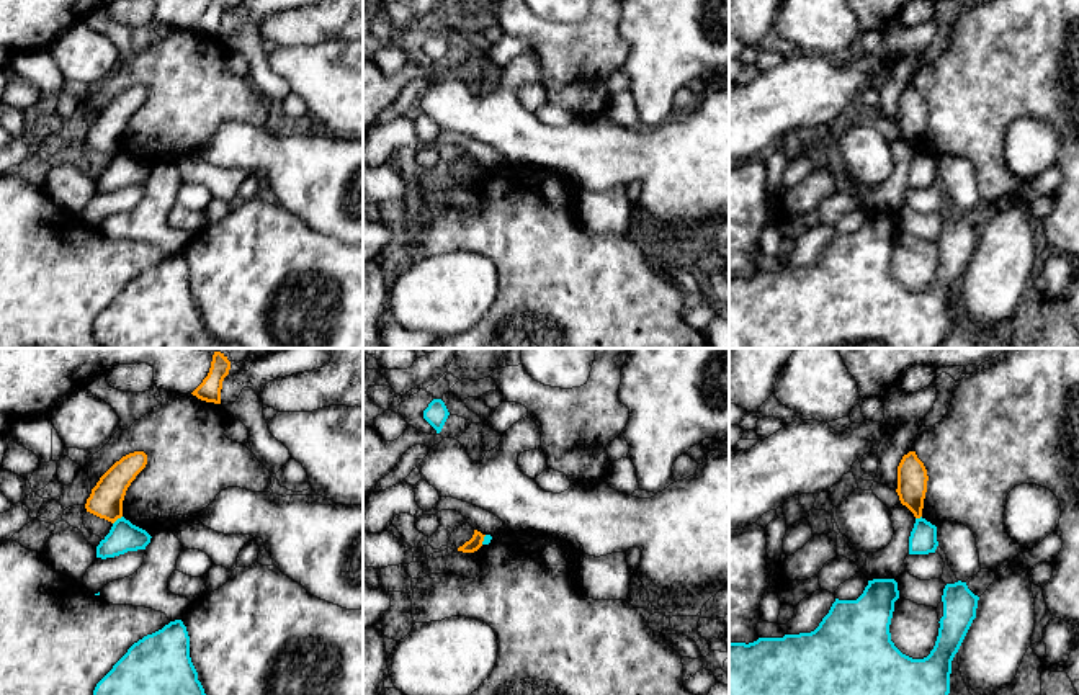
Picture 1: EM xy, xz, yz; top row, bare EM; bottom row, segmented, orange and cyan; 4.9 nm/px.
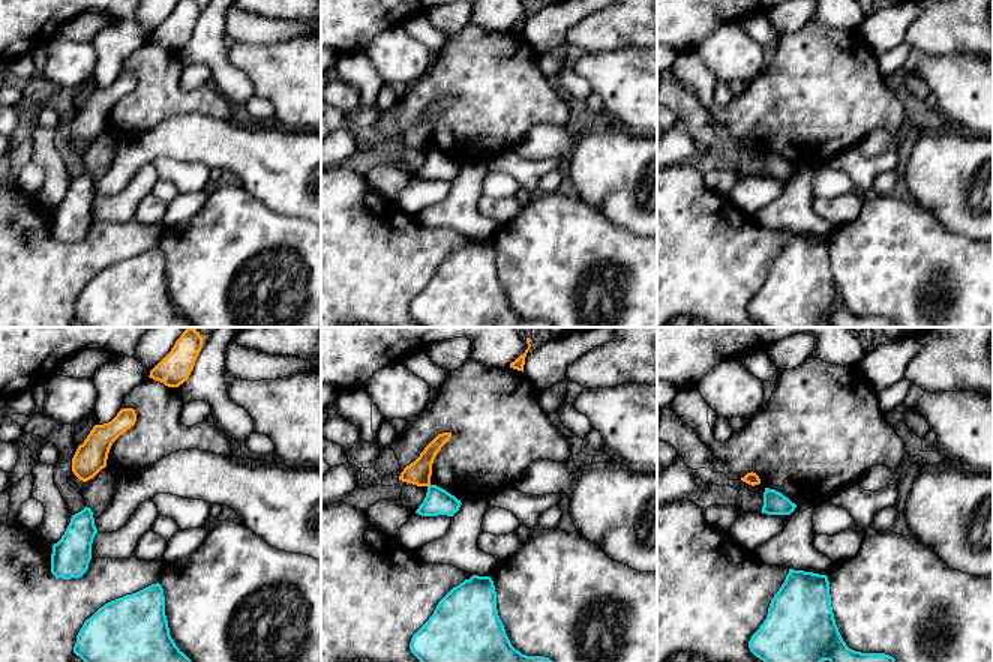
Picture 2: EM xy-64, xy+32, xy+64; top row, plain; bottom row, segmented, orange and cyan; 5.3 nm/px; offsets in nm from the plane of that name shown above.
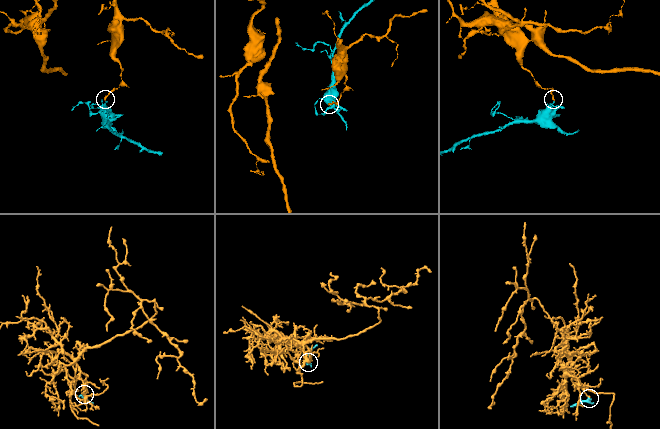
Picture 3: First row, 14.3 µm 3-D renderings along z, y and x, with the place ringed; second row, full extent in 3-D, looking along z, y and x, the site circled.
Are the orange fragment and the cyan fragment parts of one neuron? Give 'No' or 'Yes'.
No

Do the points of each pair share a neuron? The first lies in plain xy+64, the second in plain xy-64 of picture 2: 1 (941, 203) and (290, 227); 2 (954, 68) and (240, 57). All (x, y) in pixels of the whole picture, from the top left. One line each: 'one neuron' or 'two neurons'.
1: two neurons
2: one neuron

